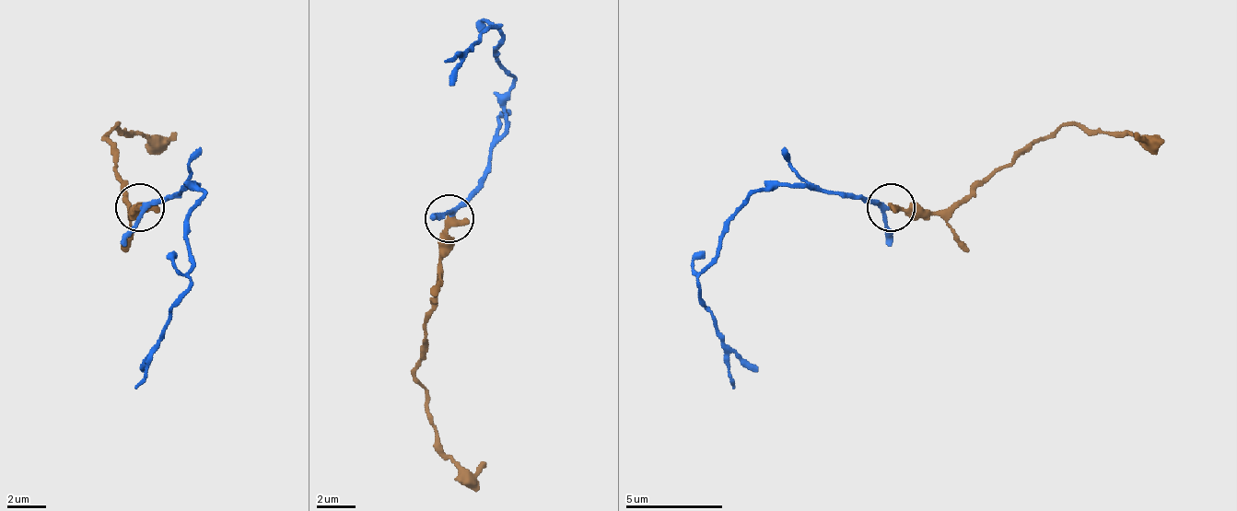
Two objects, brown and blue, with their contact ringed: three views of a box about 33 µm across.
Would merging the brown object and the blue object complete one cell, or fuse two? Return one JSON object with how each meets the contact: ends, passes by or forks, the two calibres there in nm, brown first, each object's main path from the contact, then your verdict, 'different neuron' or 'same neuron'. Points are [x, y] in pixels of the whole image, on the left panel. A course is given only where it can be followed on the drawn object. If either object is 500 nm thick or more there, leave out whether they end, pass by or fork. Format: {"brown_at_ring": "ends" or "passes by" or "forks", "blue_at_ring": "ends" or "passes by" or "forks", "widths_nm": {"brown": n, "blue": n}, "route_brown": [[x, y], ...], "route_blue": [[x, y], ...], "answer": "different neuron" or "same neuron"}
{"brown_at_ring": "ends", "blue_at_ring": "passes by", "widths_nm": {"brown": 400, "blue": 200}, "route_brown": [[141, 206], [132, 211], [107, 133], [117, 123], [126, 133], [170, 143]], "route_blue": [[141, 206], [194, 187], [204, 196], [190, 226], [190, 293], [165, 327], [136, 389]], "answer": "same neuron"}

